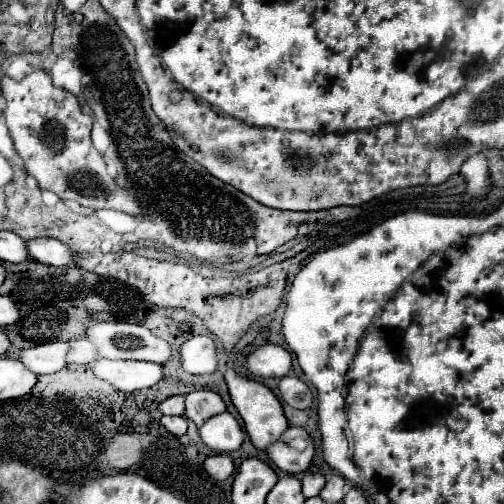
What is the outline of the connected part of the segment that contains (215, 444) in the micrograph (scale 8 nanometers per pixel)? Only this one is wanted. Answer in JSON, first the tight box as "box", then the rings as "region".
{"box":[199,413,245,453],"region":[[[221,413],[211,417],[203,427],[199,427],[199,435],[203,443],[217,453],[237,451],[245,439],[237,419],[231,413]]]}

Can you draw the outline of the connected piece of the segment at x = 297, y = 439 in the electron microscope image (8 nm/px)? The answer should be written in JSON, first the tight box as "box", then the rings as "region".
{"box":[267,427,315,475],"region":[[[289,427],[285,435],[277,443],[273,443],[273,447],[269,447],[267,453],[281,471],[289,475],[299,475],[309,469],[315,449],[313,439],[307,435],[307,431]]]}

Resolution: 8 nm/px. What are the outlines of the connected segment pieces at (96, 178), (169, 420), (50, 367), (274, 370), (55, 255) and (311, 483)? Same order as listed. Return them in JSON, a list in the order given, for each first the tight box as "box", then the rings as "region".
[{"box":[1,69,141,217],"region":[[[37,69],[21,81],[3,77],[1,89],[5,95],[5,121],[15,141],[15,149],[25,163],[31,177],[37,179],[41,189],[53,191],[61,199],[77,201],[81,207],[93,211],[115,209],[133,217],[141,217],[137,197],[119,187],[117,179],[107,173],[103,155],[91,143],[91,117],[83,115],[79,101],[73,93],[51,85],[51,77]]]},{"box":[161,417,187,437],"region":[[[163,417],[161,423],[163,423],[163,427],[165,427],[167,431],[171,431],[171,433],[177,435],[177,437],[185,435],[185,431],[187,431],[187,421],[185,421],[185,417]]]},{"box":[21,341,69,375],"region":[[[53,341],[53,343],[43,343],[31,349],[21,351],[21,361],[29,371],[41,375],[41,373],[57,373],[67,365],[67,351],[69,343]]]},{"box":[247,345,291,377],"region":[[[261,345],[249,355],[247,369],[257,377],[285,377],[291,369],[291,353],[281,345]]]},{"box":[27,239,75,267],"region":[[[31,239],[27,241],[27,251],[31,259],[53,265],[53,267],[73,267],[75,255],[67,243],[59,239]]]},{"box":[301,473,325,497],"region":[[[305,473],[301,477],[303,483],[303,495],[305,497],[317,497],[321,489],[325,487],[325,477],[321,473]]]}]

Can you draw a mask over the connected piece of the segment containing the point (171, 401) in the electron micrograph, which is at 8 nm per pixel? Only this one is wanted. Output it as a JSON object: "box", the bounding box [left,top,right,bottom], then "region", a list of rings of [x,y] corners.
{"box":[159,395,185,415],"region":[[[173,395],[173,397],[165,399],[165,401],[159,405],[159,409],[161,409],[163,415],[183,415],[183,413],[185,413],[185,397]]]}

